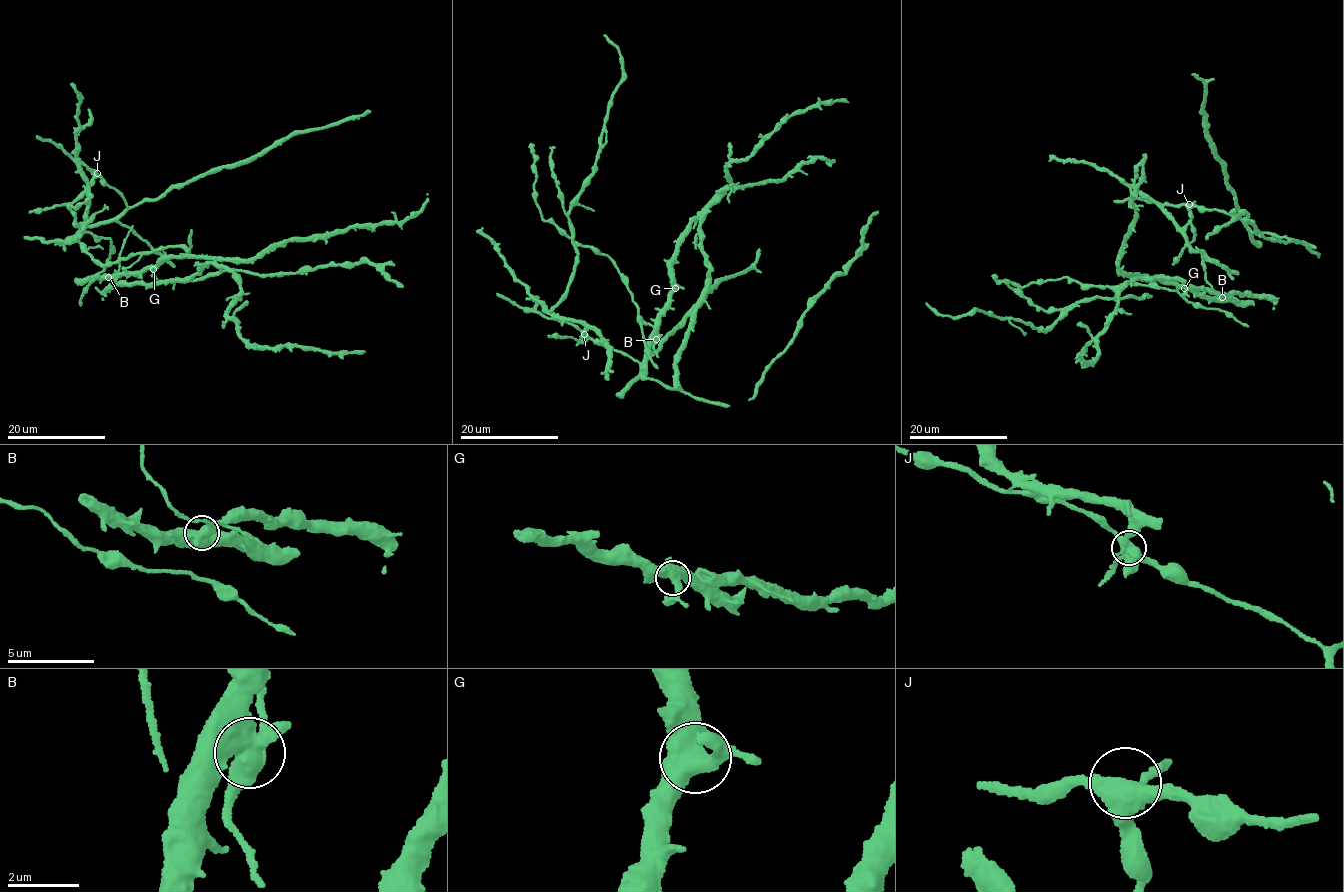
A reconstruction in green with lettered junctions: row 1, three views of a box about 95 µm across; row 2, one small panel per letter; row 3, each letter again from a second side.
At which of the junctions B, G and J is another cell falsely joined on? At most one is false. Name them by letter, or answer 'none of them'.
B

